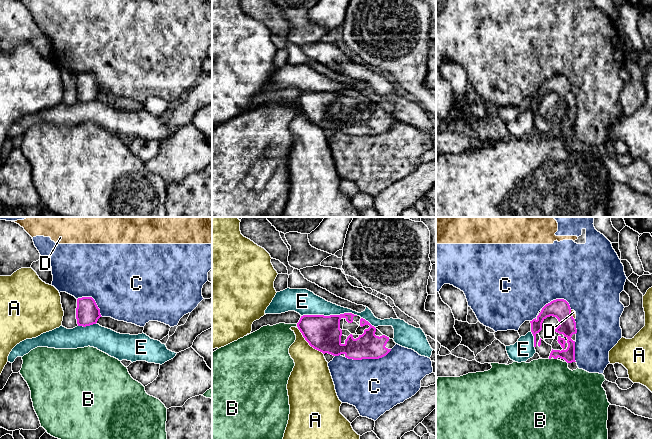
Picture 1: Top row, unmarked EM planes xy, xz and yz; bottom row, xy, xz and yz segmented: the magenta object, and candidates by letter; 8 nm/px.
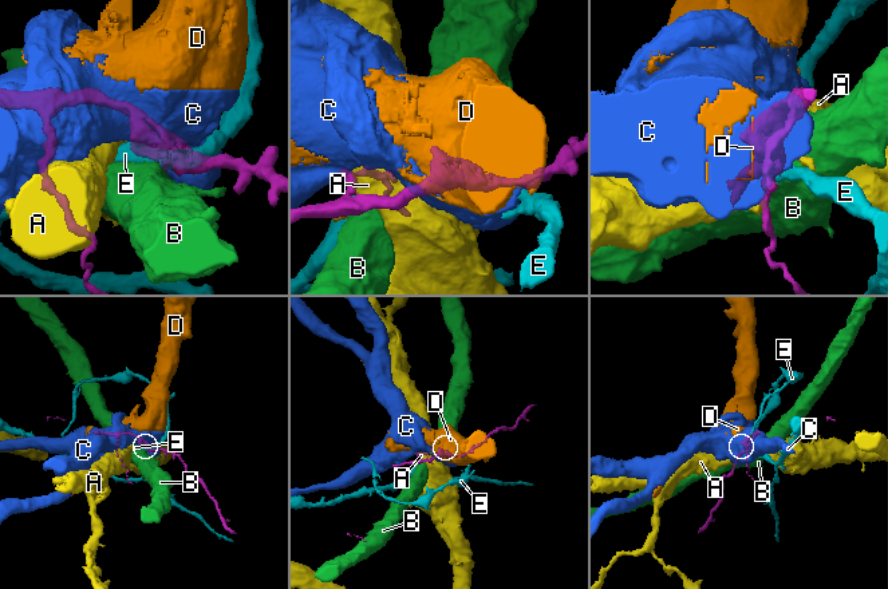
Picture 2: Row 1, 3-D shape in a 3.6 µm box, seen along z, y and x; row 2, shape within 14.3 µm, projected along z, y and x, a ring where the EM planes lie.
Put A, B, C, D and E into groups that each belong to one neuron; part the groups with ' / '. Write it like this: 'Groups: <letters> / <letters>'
Groups: A / B / C D / E

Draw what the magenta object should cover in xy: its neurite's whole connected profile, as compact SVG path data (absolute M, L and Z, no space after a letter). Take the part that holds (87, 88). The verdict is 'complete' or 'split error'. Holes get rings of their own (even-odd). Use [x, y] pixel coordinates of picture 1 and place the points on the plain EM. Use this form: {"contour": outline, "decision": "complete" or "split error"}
{"contour": "M82 73L77 75L76 95L78 102L90 102L96 100L102 93L100 85L92 73Z", "decision": "complete"}

